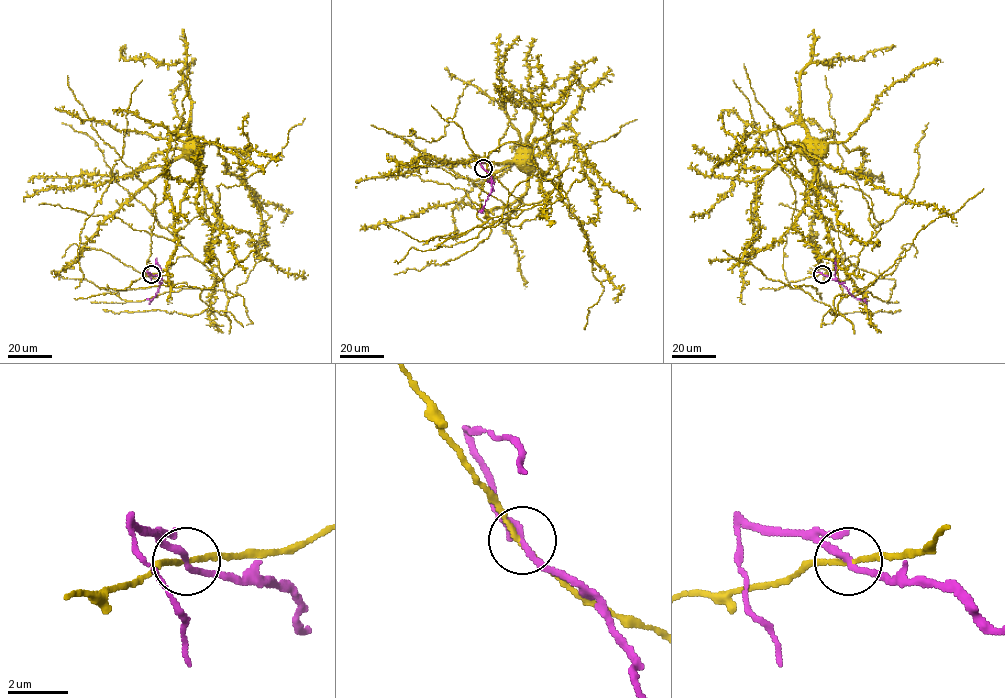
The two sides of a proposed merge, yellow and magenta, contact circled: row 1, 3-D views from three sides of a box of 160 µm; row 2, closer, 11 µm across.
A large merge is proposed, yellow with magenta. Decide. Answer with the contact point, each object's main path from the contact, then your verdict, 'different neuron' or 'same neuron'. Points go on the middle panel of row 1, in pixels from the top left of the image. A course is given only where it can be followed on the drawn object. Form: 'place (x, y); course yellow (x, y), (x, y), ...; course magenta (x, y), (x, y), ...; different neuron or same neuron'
place (483, 168); course yellow (483, 168), (524, 204), (537, 203), (547, 195), (540, 184), (544, 173), (536, 163), (529, 164), (523, 154); course magenta (483, 168), (492, 182), (491, 191), (481, 213); different neuron

